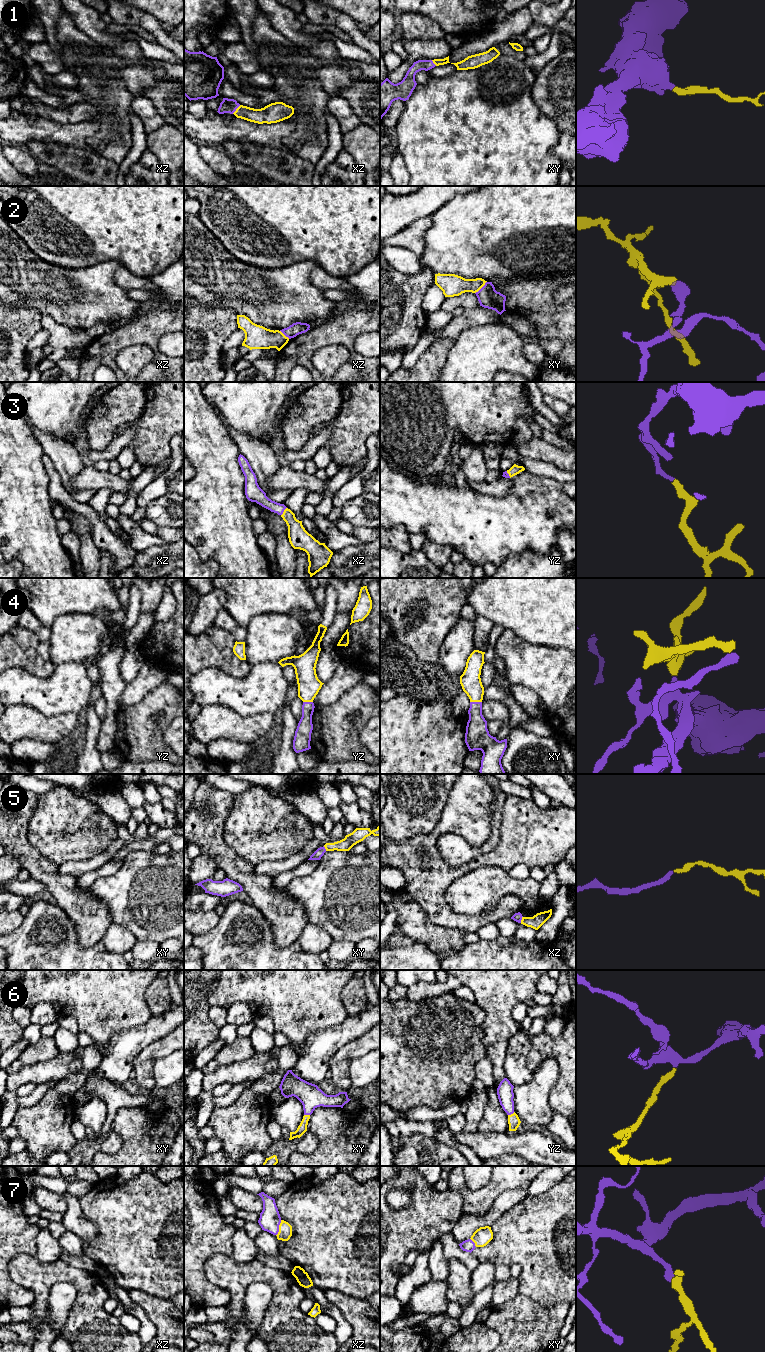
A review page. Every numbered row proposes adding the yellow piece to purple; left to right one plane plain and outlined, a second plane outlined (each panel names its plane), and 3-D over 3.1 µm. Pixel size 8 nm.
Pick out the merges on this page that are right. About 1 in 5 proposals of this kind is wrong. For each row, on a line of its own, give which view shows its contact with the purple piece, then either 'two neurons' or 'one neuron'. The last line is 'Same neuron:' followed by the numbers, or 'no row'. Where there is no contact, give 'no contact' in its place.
1: meets purple in xz; one neuron
2: meets purple in xy; two neurons
3: meets purple in xz; one neuron
4: meets purple in xy; one neuron
5: meets purple in xz; one neuron
6: meets purple in yz; one neuron
7: meets purple in xz; one neuron
Same neuron: 1, 3, 4, 5, 6, 7

